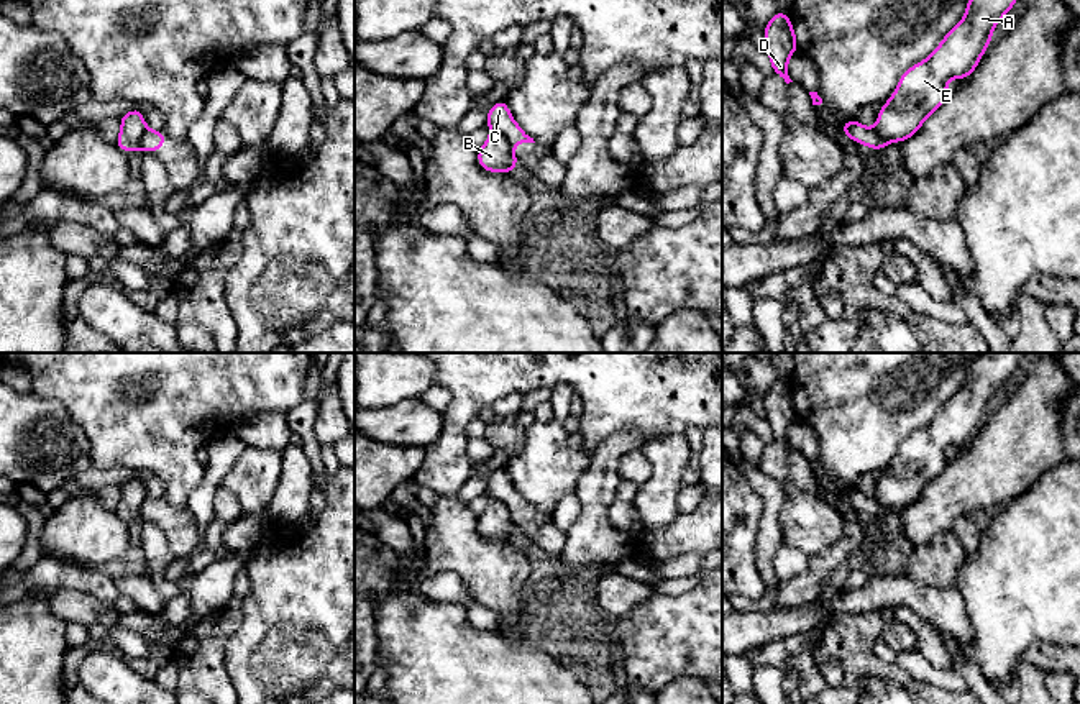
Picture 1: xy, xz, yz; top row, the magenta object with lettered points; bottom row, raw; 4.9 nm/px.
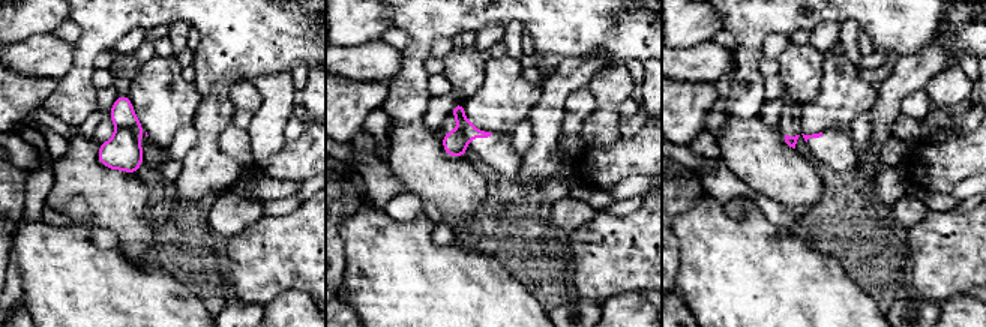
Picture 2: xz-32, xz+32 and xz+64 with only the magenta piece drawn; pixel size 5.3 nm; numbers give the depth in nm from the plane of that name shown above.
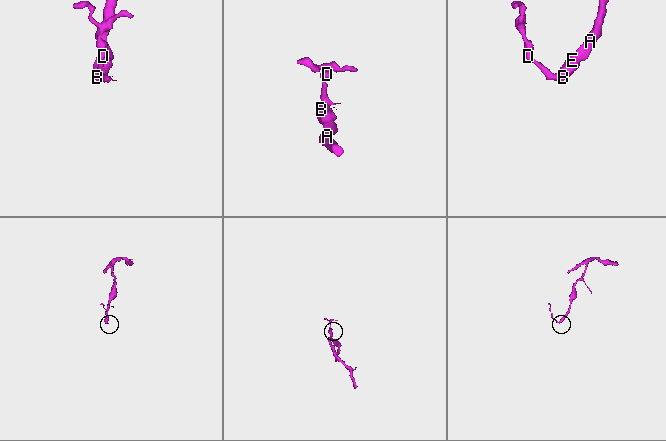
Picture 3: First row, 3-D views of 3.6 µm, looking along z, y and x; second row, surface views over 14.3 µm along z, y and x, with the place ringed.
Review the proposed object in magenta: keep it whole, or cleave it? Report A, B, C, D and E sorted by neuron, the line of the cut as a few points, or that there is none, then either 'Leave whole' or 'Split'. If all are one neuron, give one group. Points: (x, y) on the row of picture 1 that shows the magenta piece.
Groups: A B E / C D. Split along xz (493, 130), (499, 132), (512, 146). Split

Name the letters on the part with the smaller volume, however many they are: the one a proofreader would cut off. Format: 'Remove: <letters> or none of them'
Remove: C, D

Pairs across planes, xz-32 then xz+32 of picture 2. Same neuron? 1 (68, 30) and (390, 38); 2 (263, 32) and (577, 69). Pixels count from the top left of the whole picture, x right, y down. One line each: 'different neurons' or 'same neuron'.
1: same neuron
2: different neurons

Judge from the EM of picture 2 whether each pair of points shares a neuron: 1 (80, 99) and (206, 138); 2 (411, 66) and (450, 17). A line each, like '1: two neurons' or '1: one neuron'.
1: two neurons
2: one neuron

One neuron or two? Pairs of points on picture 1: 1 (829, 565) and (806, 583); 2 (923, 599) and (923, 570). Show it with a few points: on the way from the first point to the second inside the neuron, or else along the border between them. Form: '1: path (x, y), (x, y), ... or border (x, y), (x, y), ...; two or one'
1: path (824, 566), (811, 580); one
2: border (906, 573), (923, 585), (954, 586); two

